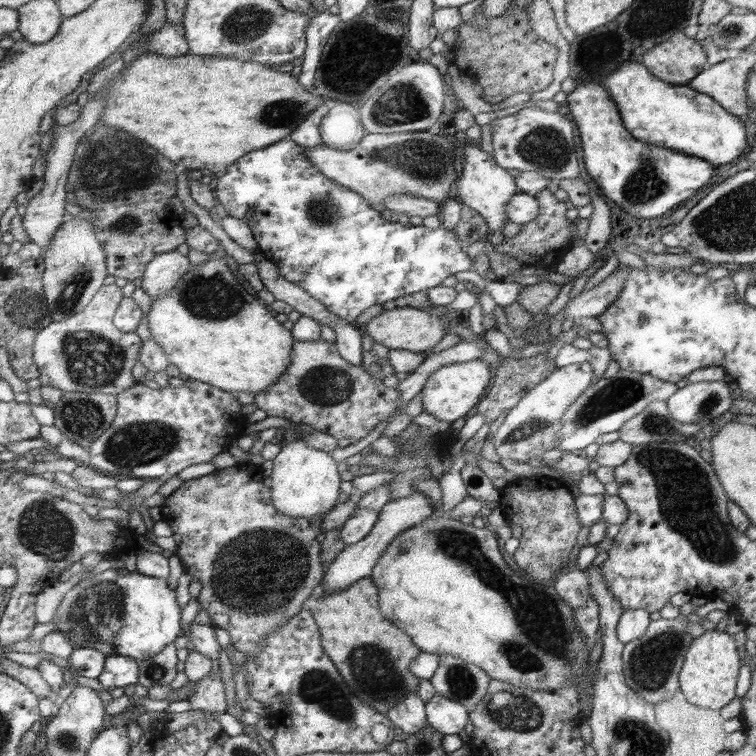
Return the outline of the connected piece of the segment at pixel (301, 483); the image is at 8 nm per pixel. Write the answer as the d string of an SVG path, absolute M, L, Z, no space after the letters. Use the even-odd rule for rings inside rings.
M295 439L282 446L280 453L274 460L274 468L270 476L273 489L273 505L281 514L291 518L306 518L326 514L336 505L336 498L340 494L340 472L335 458L328 452L313 448L302 439Z

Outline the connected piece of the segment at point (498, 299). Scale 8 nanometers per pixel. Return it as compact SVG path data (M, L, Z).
M457 273L454 275L456 281L466 282L470 284L475 290L484 288L490 297L498 306L508 306L518 300L523 286L515 281L506 282L504 280L494 281L492 278L482 279L482 277L475 277L470 273Z

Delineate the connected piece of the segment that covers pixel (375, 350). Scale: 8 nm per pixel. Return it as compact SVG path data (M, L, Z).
M362 336L362 364L361 366L372 376L383 379L395 374L394 366L390 361L391 350L387 345L372 340L371 336Z

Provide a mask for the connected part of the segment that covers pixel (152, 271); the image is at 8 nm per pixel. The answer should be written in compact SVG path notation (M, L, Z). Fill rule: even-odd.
M178 251L160 253L148 264L137 284L154 300L160 293L172 289L191 266L190 260Z

